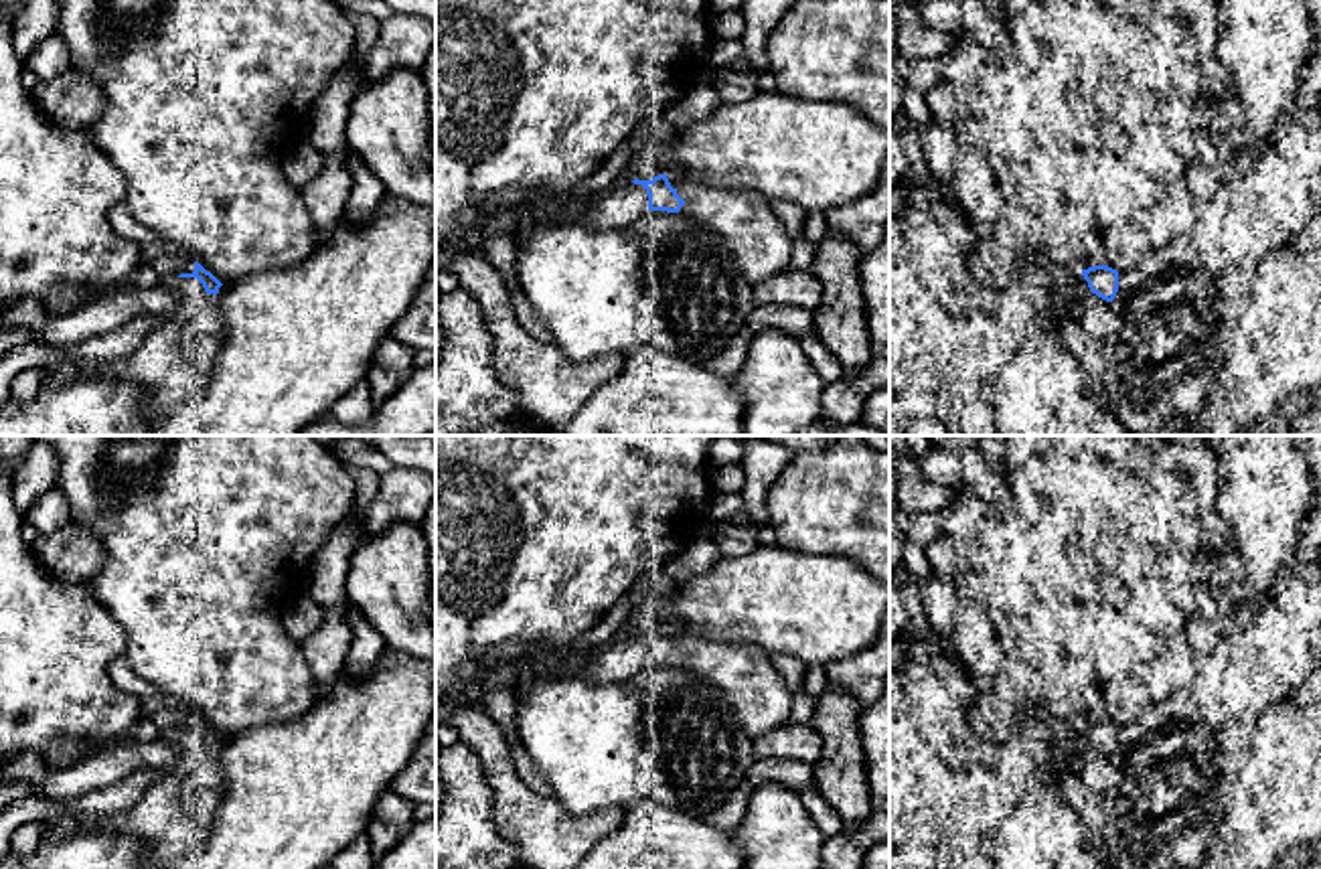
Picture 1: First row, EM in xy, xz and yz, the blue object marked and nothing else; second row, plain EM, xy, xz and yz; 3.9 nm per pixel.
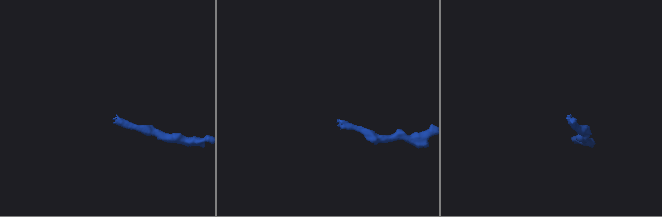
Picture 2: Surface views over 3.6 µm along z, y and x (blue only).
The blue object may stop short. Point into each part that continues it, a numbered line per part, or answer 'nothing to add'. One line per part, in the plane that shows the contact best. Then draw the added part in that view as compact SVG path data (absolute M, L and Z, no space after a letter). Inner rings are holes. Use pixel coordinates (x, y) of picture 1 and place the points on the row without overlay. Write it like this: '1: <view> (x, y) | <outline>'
1: xz (625, 657) | M622 630L594 652L594 660L577 675L590 683L626 683L648 666L648 648L642 638L624 636Z

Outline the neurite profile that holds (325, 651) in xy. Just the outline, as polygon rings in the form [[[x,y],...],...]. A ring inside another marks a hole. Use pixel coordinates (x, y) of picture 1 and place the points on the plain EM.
[[[355,502],[351,512],[332,529],[324,547],[310,563],[304,594],[324,608],[324,622],[302,644],[316,695],[326,693],[340,677],[353,642],[344,610],[351,604],[346,573],[357,547],[359,523]]]

